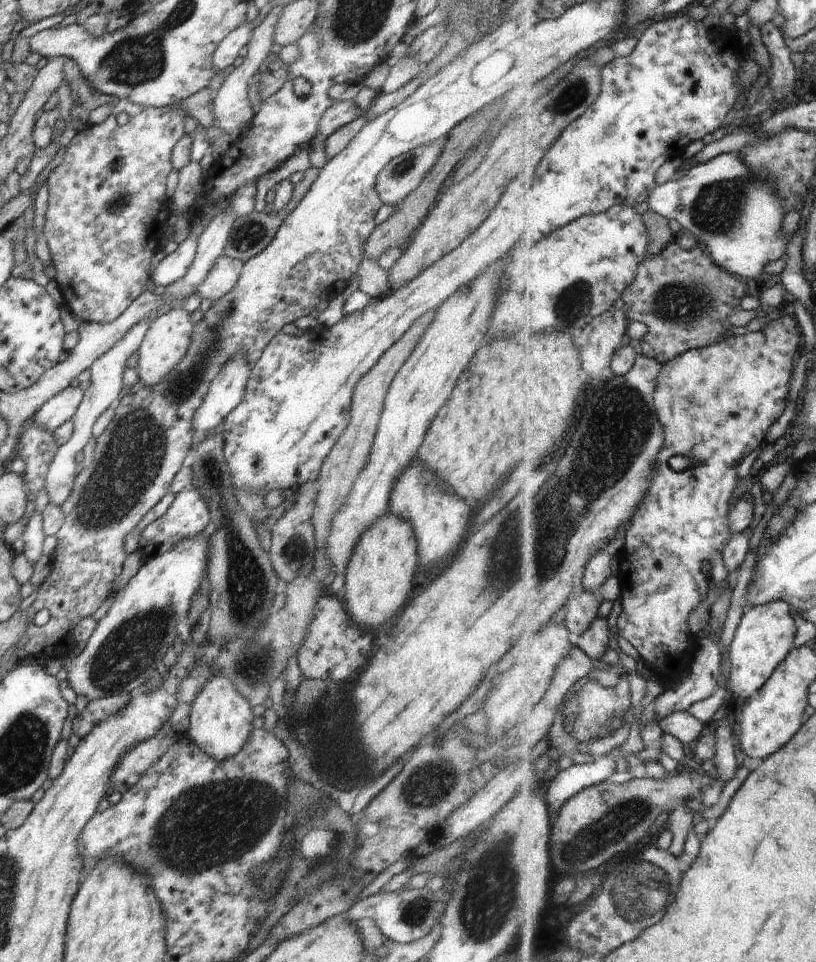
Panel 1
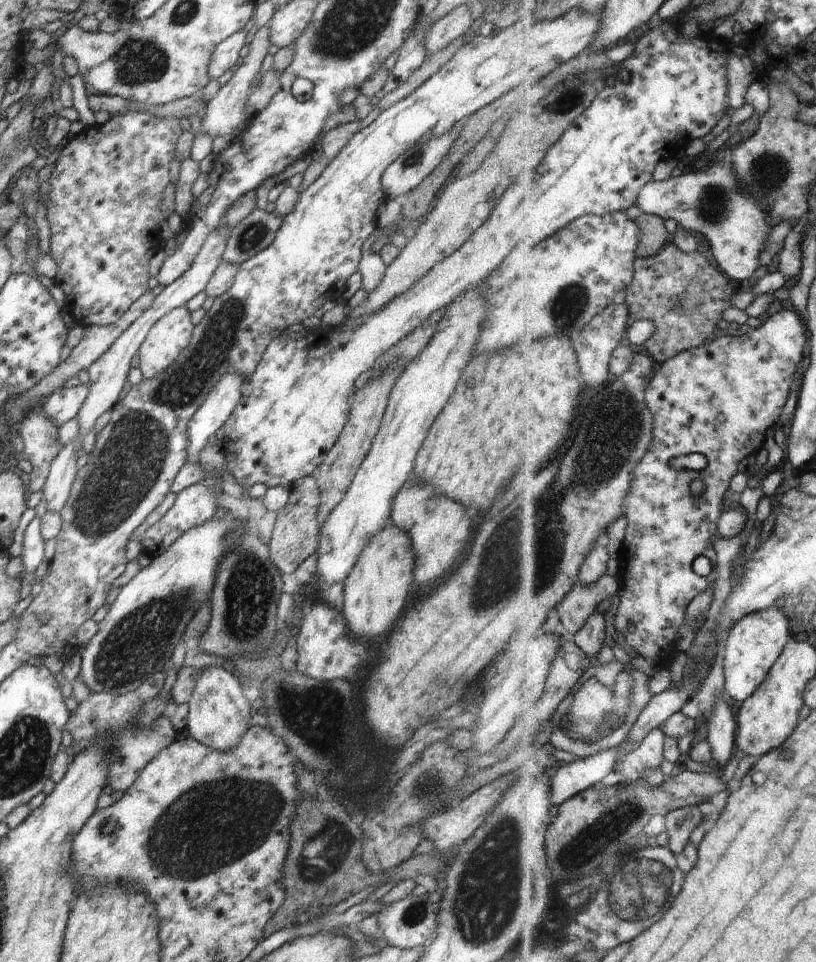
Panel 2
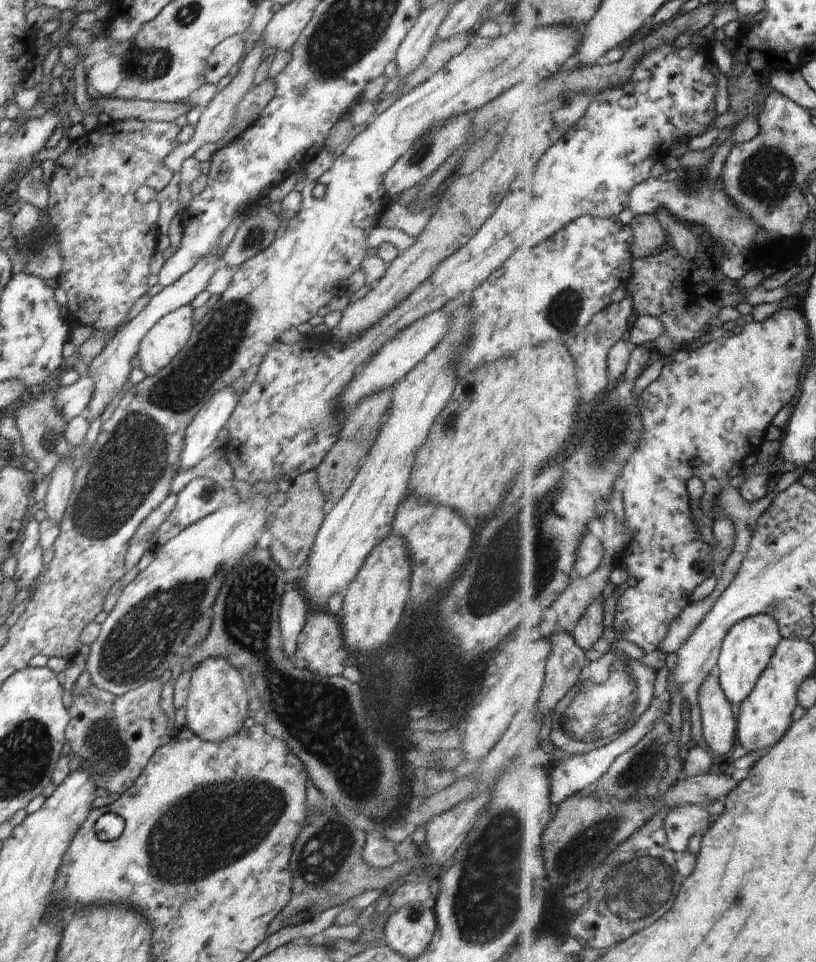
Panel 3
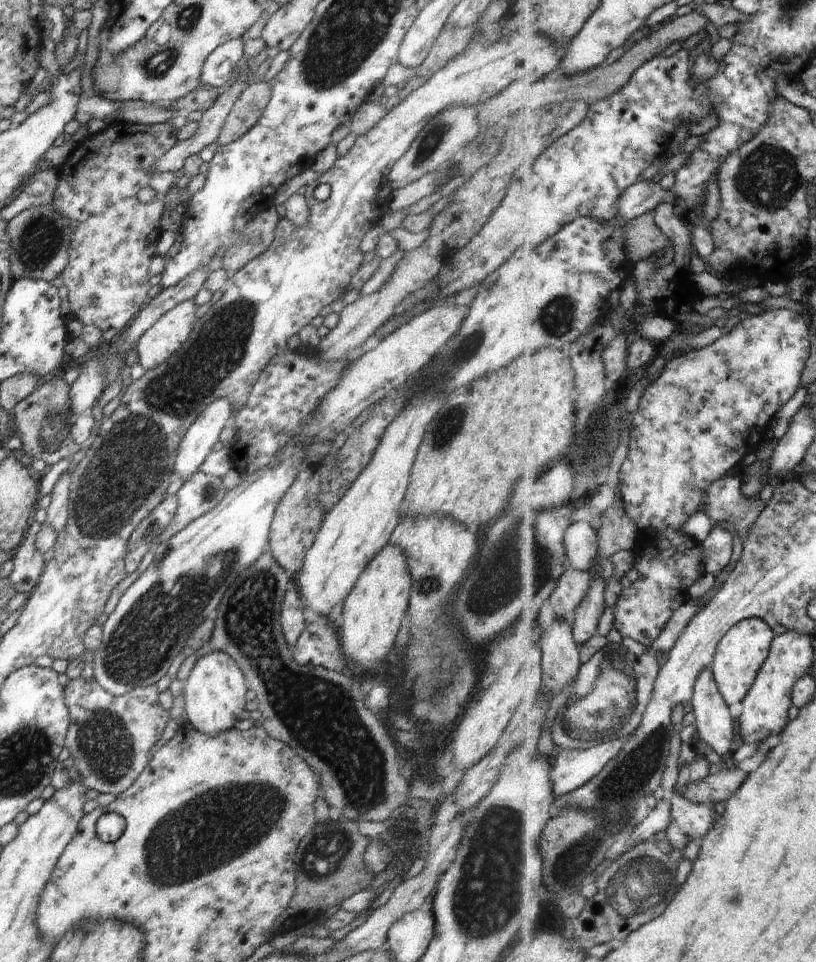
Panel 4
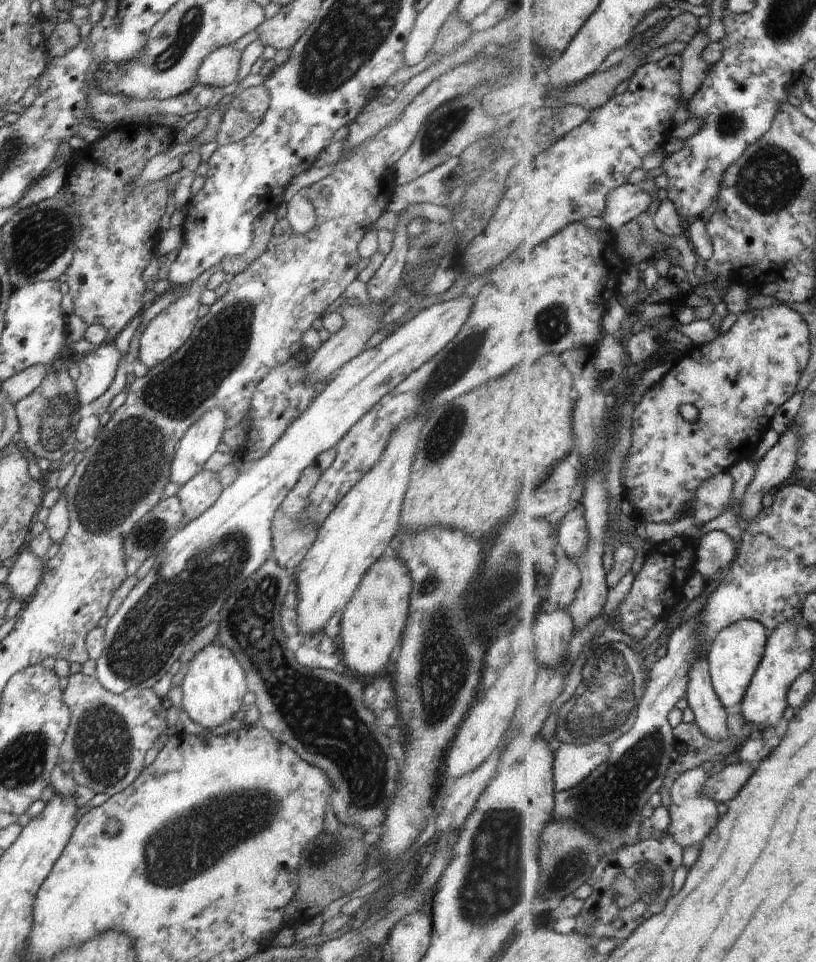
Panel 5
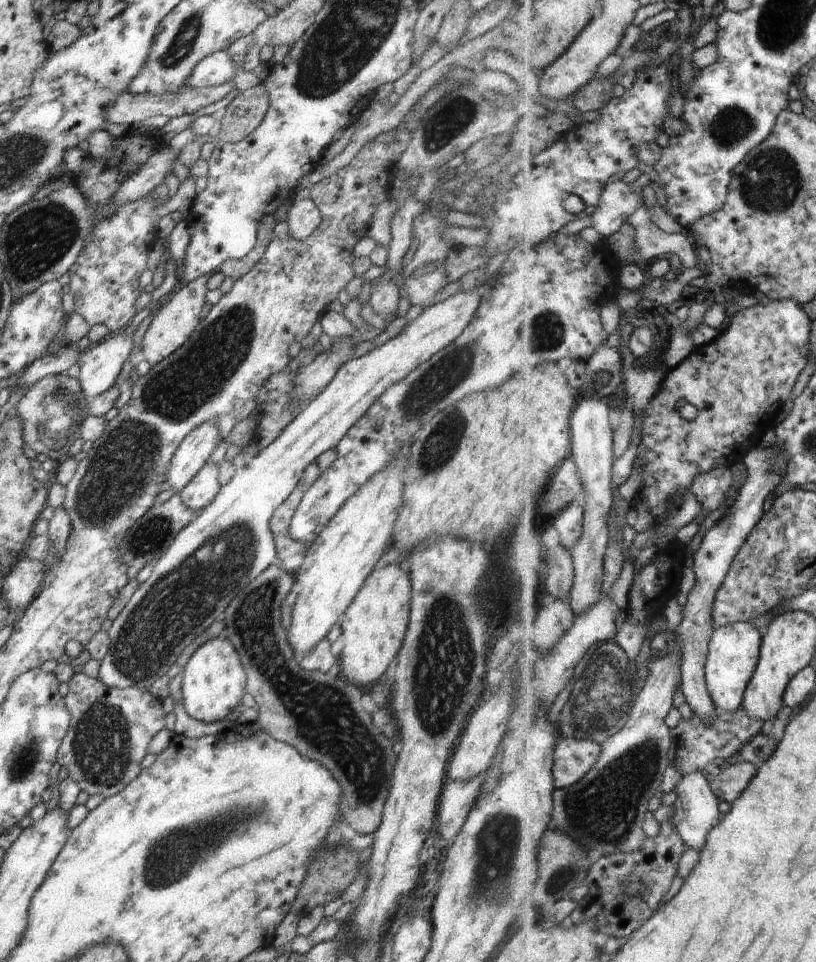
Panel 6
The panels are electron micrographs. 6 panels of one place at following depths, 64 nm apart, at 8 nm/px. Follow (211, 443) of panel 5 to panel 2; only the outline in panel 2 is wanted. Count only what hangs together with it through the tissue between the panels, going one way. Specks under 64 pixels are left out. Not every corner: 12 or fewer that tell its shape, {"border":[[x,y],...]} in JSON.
{"border":[[225,375],[187,427],[187,458],[202,450],[228,421],[244,377]]}

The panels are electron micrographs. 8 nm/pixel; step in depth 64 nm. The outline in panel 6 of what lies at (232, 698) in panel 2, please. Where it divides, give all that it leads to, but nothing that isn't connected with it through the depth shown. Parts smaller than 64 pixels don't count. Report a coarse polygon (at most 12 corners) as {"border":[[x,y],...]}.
{"border":[[204,642],[180,674],[185,712],[229,719],[247,672],[232,642]]}

